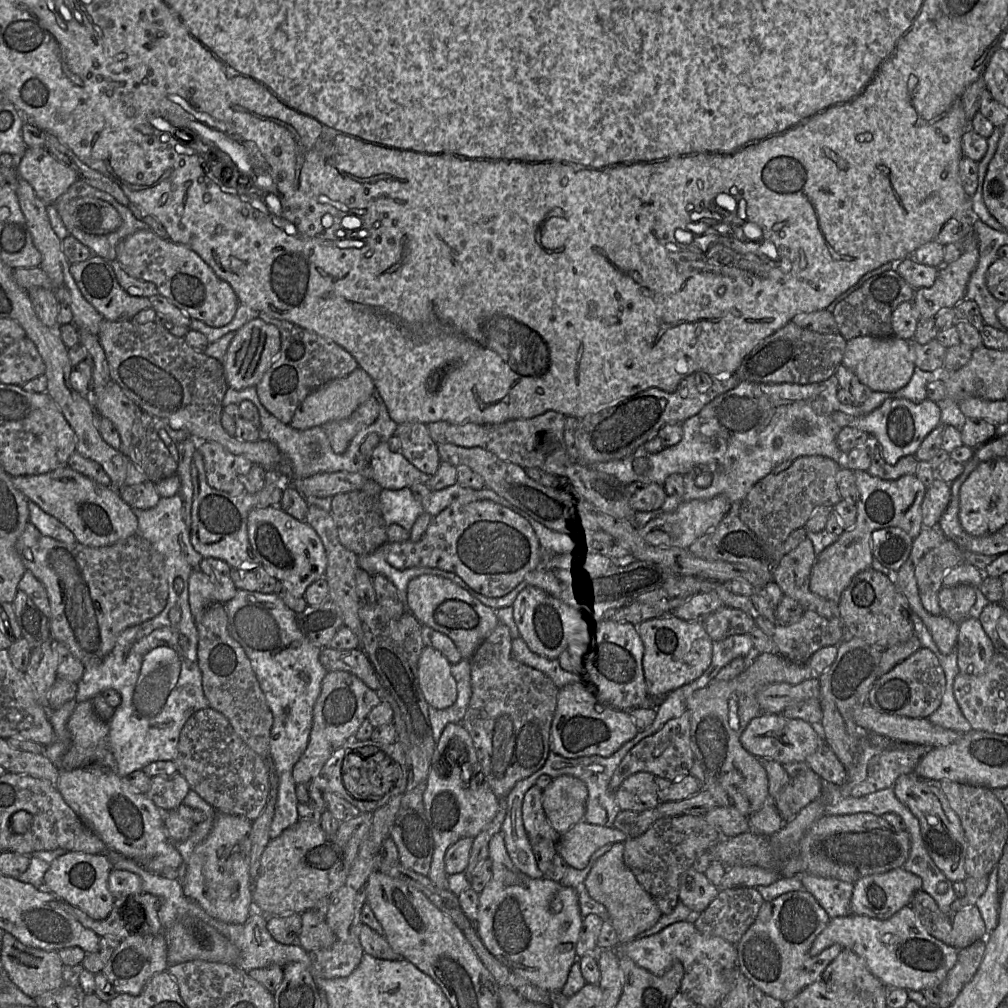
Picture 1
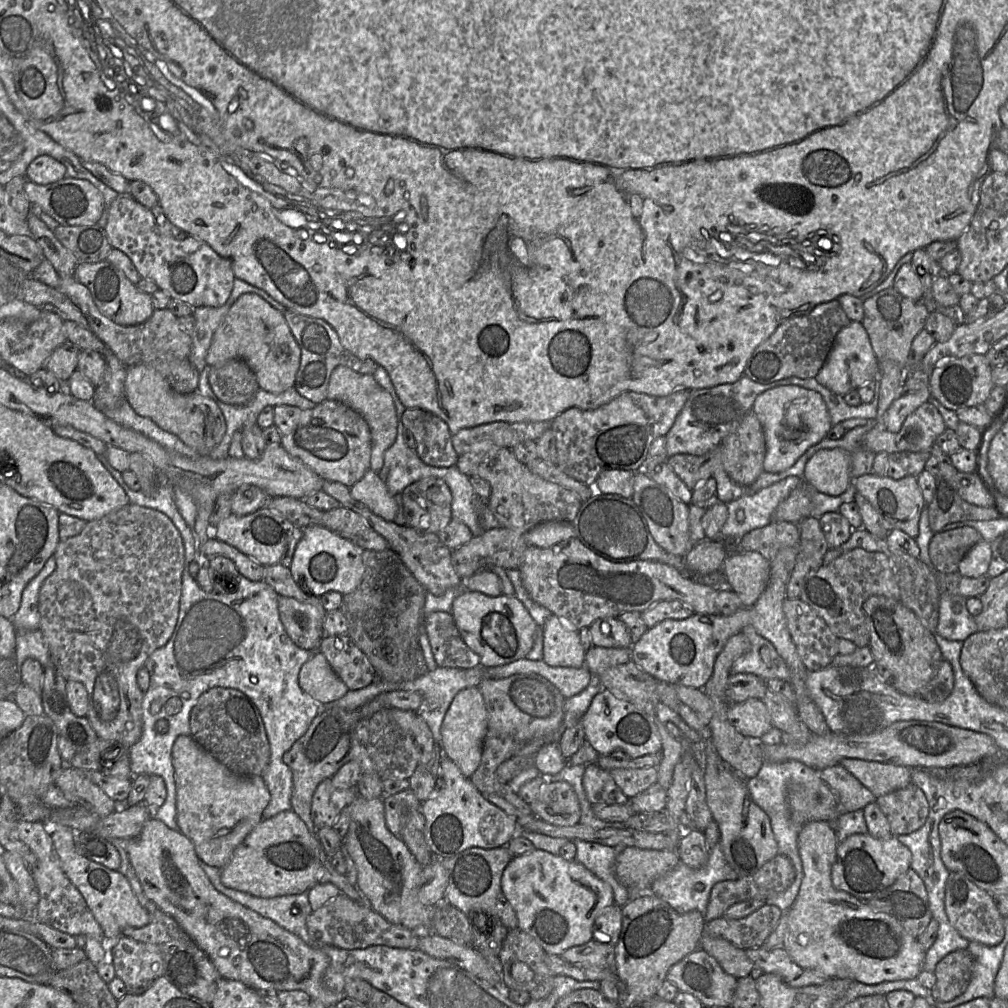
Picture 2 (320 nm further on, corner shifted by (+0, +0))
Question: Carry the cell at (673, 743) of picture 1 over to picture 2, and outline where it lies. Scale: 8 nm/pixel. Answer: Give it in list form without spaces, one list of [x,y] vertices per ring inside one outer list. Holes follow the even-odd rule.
[[[595,763],[586,765],[583,787],[591,804],[623,805],[629,801],[609,771],[601,769]]]

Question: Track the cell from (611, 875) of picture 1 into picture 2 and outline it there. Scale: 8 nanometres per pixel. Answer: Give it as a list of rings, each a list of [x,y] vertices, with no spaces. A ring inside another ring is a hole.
[[[626,847],[616,858],[615,874],[629,889],[629,899],[651,891],[652,883],[672,870],[680,861],[677,850],[652,850]]]

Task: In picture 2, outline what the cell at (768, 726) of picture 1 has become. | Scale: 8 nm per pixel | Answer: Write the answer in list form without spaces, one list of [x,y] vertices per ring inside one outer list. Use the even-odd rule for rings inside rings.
[[[756,698],[731,703],[728,709],[728,719],[743,736],[758,740],[773,727],[766,705],[761,699]]]

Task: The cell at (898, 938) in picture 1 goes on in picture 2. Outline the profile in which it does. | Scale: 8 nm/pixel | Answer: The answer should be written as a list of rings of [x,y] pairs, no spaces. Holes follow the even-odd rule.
[[[811,821],[801,828],[798,851],[803,879],[797,898],[786,911],[788,929],[782,947],[802,969],[816,971],[828,978],[849,979],[868,985],[917,978],[923,969],[926,954],[917,939],[908,934],[894,917],[876,912],[854,896],[834,888],[831,869],[836,859],[837,845],[833,825],[829,822]]]

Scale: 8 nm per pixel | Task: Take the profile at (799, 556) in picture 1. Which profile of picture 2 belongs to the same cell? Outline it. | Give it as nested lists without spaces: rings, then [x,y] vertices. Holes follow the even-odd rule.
[[[855,548],[840,555],[828,565],[809,572],[802,584],[799,599],[808,604],[838,637],[852,641],[857,647],[869,646],[869,623],[863,603],[870,596],[881,595],[900,601],[900,590],[889,556]]]

